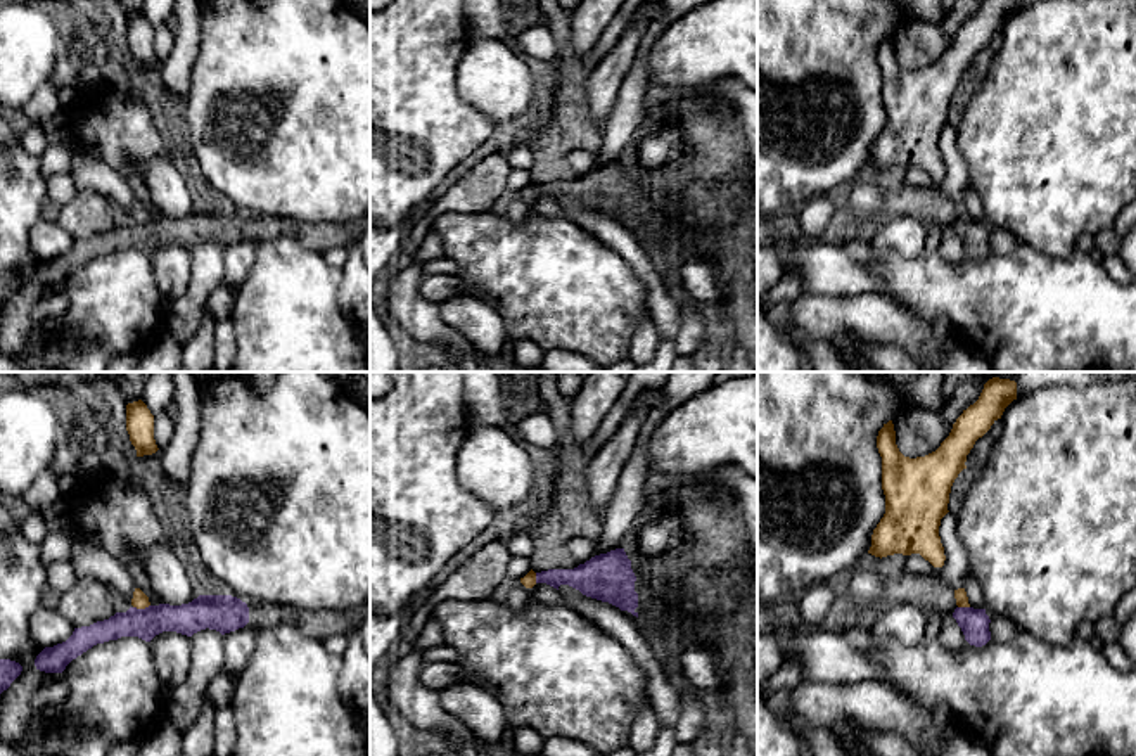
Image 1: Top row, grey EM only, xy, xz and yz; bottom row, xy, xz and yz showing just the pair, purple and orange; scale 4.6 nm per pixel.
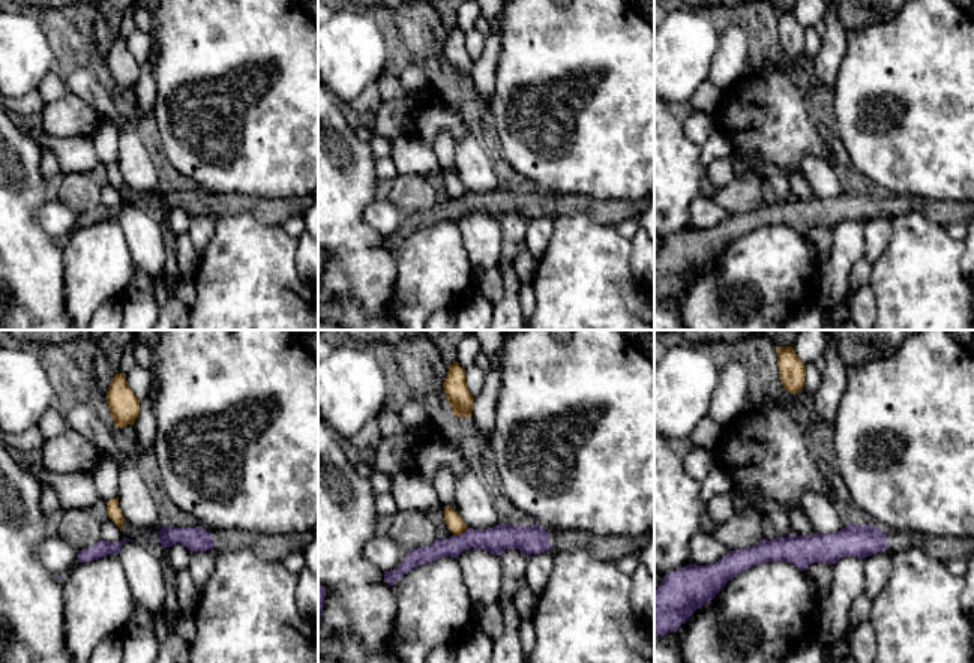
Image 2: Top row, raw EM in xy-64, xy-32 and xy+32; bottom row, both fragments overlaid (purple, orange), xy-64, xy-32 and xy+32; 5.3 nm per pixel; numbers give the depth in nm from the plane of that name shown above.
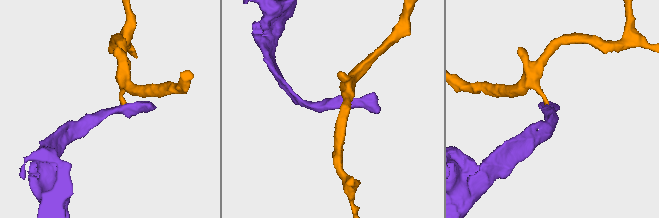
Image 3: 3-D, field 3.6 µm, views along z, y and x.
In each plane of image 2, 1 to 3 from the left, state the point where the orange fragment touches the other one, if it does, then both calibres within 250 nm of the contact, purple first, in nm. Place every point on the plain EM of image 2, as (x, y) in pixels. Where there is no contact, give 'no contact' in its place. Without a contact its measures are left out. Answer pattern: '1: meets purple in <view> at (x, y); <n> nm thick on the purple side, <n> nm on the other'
1: no contact
2: meets purple in xy-32 at (459, 198); 140 nm thick on the purple side, 90 nm on the other
3: no contact

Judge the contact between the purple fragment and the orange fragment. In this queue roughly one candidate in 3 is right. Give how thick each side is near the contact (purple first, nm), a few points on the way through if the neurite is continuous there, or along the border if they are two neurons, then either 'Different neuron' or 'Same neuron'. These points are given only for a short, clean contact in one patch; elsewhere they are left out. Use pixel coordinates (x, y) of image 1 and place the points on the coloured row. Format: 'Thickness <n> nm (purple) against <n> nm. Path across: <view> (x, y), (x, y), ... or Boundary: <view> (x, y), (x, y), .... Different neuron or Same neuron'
Thickness 140 nm (purple) against 80 nm. Boundary: xy (149, 604), (134, 608). Different neuron

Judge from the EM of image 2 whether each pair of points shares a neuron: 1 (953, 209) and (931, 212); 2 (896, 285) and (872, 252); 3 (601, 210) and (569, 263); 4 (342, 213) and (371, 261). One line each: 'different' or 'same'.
1: same
2: different
3: different
4: same

